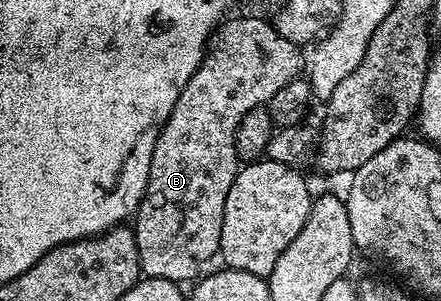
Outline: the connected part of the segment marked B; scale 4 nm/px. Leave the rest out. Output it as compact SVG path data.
M232 18L217 27L214 33L210 35L210 44L206 48L206 55L202 57L202 62L196 68L194 75L188 80L188 84L184 84L184 88L180 92L180 100L176 100L176 108L172 108L172 116L168 116L168 120L158 133L156 148L152 148L150 179L146 185L142 203L138 206L138 212L132 219L132 229L136 236L136 248L140 252L142 274L147 278L172 280L179 284L187 284L186 282L190 281L190 283L193 283L199 277L201 263L219 253L220 232L224 228L224 200L228 200L228 188L232 188L240 169L240 159L236 148L236 140L234 139L236 128L240 124L240 120L244 120L244 116L248 116L248 112L252 112L252 108L266 106L270 98L276 96L276 92L280 92L280 88L284 88L284 84L291 82L299 73L298 66L294 63L294 57L297 56L299 47L284 36L280 36L280 32L267 19L265 22L262 18Z

